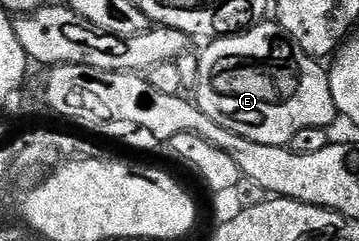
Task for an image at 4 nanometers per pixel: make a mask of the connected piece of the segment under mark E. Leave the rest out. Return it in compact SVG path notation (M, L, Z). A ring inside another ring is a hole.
M263 20L248 30L215 38L207 46L210 47L198 54L198 83L192 94L204 116L212 116L212 120L228 128L228 132L256 140L256 144L289 147L296 132L303 128L325 130L339 117L327 67L287 38L277 21Z

